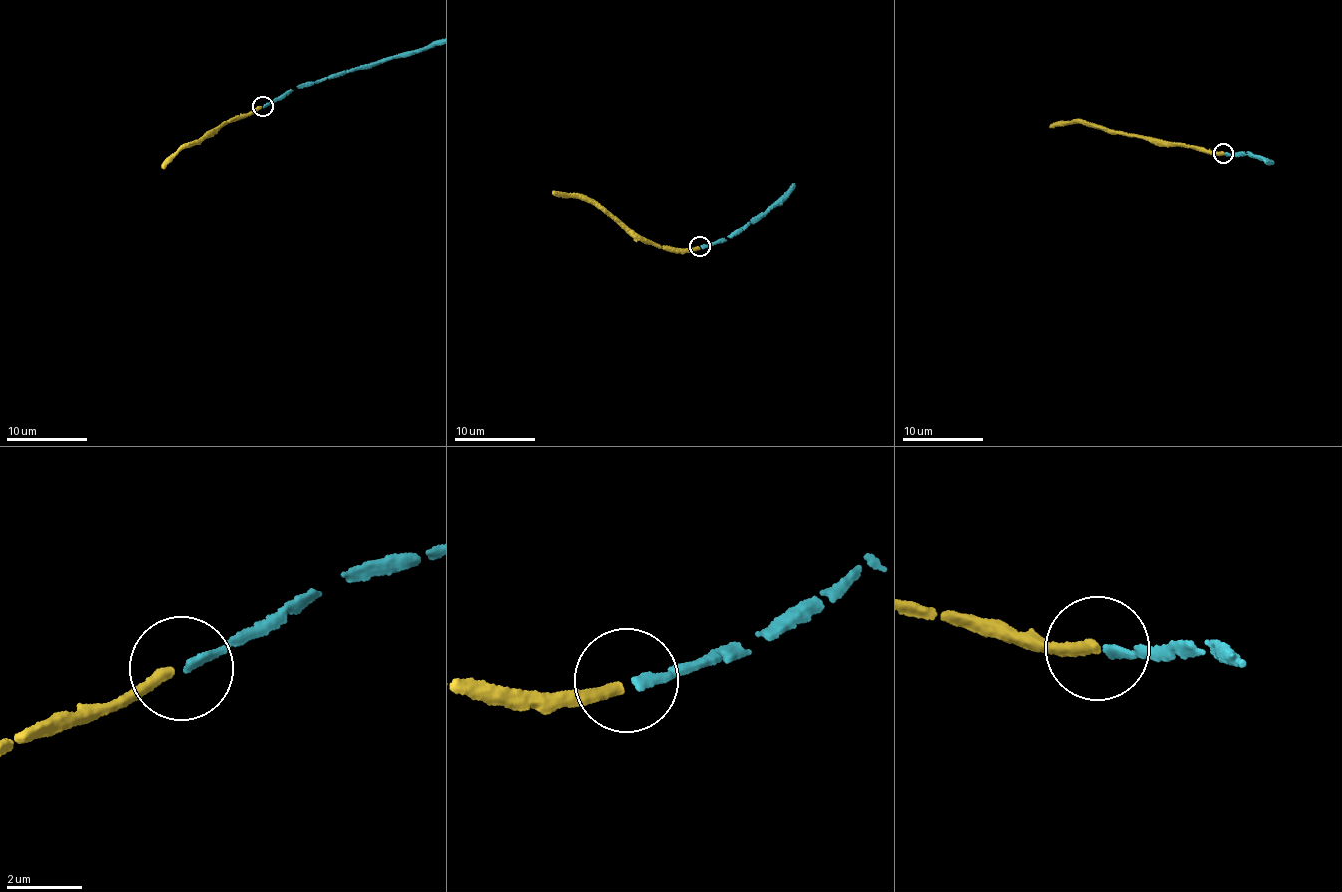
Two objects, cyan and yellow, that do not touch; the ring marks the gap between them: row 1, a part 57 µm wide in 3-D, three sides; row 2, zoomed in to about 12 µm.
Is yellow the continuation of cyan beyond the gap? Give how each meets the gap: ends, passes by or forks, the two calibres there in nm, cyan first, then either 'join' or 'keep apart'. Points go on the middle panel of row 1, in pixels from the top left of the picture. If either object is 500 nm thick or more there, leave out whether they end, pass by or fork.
cyan ends | yellow ends | 240/280 nm | join

